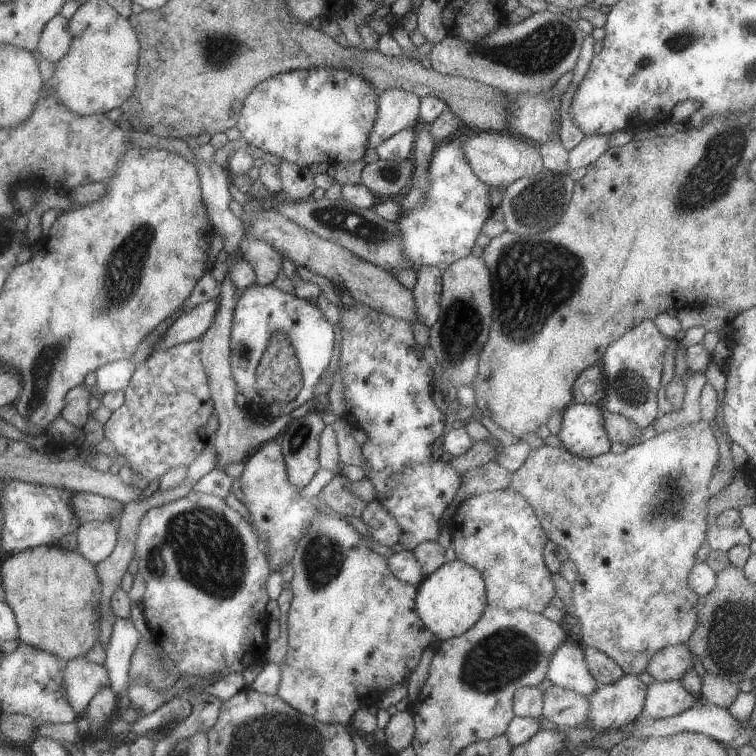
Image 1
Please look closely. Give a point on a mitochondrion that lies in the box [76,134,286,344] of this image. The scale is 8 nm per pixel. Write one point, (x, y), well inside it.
(124, 270)

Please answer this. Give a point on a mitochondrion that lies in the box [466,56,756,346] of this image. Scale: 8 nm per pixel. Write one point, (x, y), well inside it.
(708, 180)

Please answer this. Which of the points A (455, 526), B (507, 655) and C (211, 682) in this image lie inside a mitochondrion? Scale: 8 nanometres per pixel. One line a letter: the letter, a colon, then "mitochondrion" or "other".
A: other
B: mitochondrion
C: other

